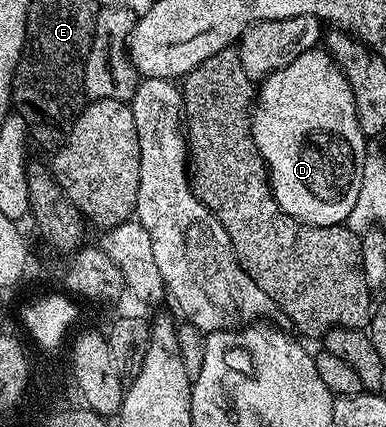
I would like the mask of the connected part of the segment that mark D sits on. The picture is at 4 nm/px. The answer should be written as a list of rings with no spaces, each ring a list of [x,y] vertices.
[[[320,46],[306,50],[306,54],[298,54],[298,58],[294,58],[294,62],[290,62],[290,66],[286,66],[259,81],[258,95],[252,113],[252,133],[264,163],[268,165],[268,179],[272,186],[272,193],[282,211],[290,214],[296,220],[302,221],[303,224],[313,224],[314,226],[334,226],[335,224],[344,224],[347,221],[350,210],[354,210],[358,190],[362,187],[362,162],[366,155],[366,138],[358,126],[358,114],[354,106],[354,94],[350,90],[350,82],[344,76],[344,71],[341,70],[340,65],[332,59],[331,52]]]

